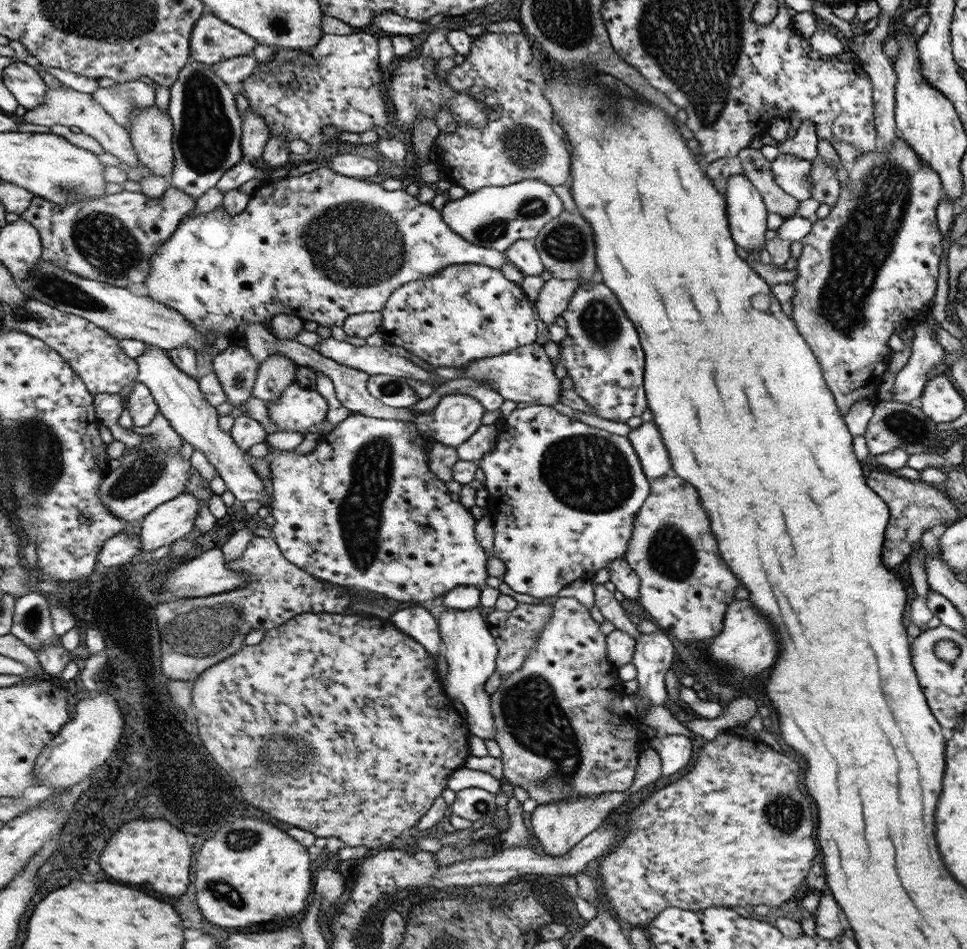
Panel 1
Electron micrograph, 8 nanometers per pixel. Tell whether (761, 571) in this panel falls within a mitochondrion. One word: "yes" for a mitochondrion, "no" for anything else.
no

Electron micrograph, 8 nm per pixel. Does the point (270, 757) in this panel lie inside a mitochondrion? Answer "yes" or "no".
yes

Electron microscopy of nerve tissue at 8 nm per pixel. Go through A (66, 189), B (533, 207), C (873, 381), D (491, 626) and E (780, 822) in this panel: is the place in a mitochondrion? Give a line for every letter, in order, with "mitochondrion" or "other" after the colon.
A: mitochondrion
B: mitochondrion
C: other
D: other
E: mitochondrion

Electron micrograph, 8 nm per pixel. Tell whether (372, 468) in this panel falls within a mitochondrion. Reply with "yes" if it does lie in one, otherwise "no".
yes

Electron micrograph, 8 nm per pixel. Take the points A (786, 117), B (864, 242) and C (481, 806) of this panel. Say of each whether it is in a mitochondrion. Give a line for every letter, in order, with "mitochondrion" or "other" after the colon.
A: other
B: mitochondrion
C: mitochondrion

